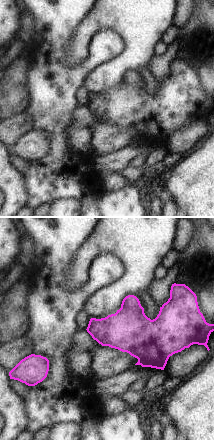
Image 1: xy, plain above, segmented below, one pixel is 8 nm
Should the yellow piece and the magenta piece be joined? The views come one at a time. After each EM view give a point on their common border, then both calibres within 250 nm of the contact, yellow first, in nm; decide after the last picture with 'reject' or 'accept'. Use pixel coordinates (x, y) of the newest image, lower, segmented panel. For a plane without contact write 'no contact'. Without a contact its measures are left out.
no contact

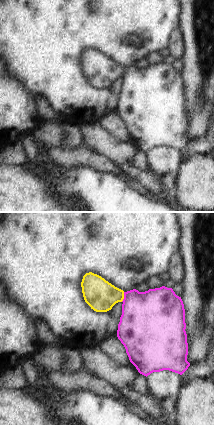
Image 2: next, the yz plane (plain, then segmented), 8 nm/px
meets yellow at (123, 297); 240 nm thick on the yellow side, 420 nm on the other

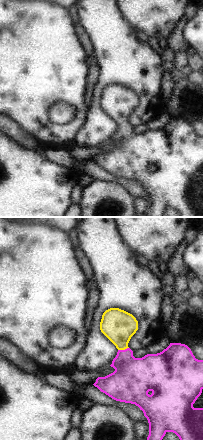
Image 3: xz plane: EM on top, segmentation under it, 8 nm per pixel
meets yellow at (123, 349); 260 nm thick on the yellow side, 320 nm on the other

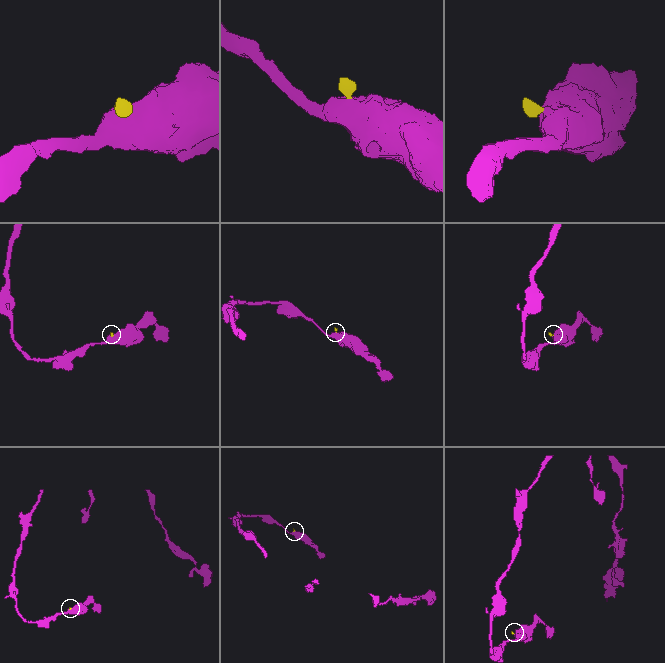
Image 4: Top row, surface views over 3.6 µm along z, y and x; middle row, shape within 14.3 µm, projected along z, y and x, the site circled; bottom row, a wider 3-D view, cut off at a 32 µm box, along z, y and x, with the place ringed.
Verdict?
accept

